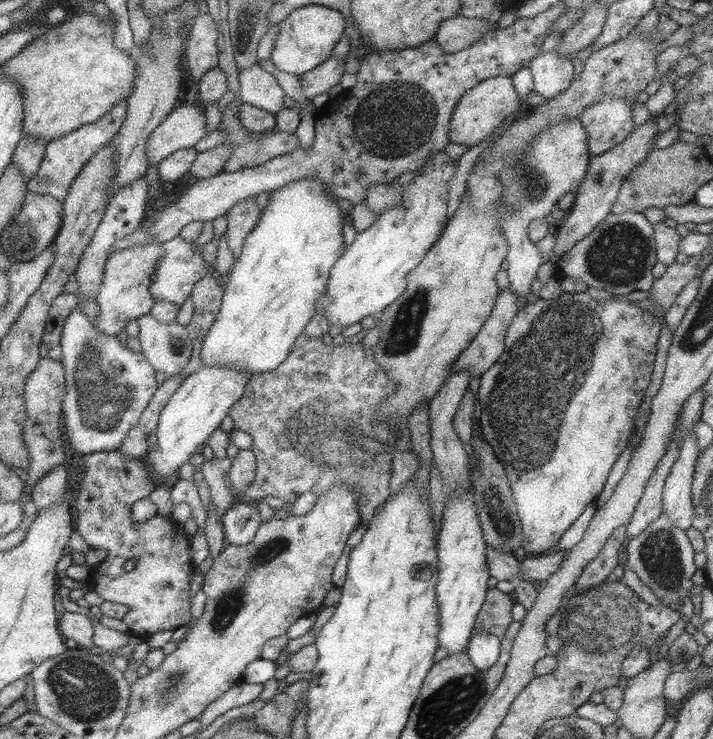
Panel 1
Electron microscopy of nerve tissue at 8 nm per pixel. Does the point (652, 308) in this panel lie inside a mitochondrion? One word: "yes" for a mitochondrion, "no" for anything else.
no

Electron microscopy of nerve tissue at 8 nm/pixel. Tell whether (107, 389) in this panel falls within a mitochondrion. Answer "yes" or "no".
yes

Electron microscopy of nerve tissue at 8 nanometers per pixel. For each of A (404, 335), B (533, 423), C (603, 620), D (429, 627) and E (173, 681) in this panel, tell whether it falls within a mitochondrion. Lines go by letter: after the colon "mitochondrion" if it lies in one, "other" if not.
A: mitochondrion
B: mitochondrion
C: mitochondrion
D: other
E: mitochondrion

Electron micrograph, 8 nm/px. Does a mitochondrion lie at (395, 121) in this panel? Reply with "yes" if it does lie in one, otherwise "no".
yes

